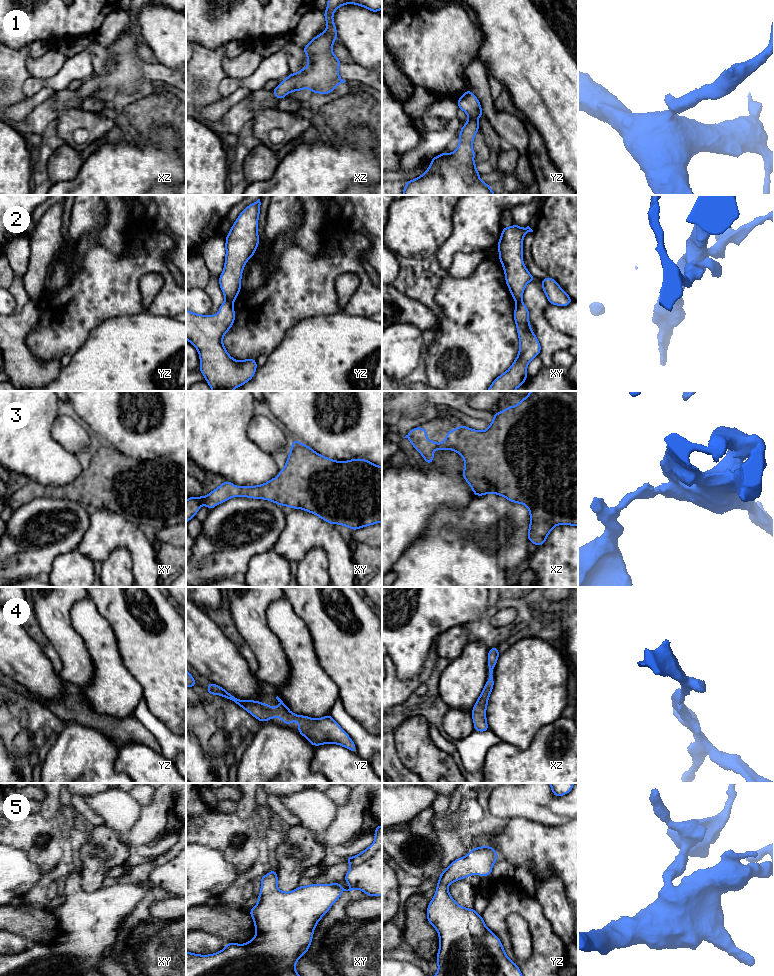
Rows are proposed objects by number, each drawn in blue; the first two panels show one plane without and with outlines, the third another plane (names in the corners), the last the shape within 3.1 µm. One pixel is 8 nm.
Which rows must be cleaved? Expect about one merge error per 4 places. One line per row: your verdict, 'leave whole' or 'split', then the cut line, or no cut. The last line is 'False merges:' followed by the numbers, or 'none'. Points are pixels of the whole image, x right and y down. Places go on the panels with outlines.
1: leave whole; cut none
2: split; cut yz (226, 299), (231, 302)
3: leave whole; cut none
4: leave whole; cut none
5: leave whole; cut none
False merges: 2

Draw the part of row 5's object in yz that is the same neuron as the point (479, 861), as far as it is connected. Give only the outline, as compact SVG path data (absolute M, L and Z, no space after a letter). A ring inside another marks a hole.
M477 847L441 873L435 895L427 907L427 920L439 935L438 971L434 976L522 976L519 967L507 957L500 939L486 927L482 916L474 909L458 905L448 891L449 884L470 875L491 876L498 858L493 847Z

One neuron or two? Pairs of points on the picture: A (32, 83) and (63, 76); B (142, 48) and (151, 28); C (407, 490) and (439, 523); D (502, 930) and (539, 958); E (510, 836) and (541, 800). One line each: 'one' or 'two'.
A: one
B: two
C: two
D: one
E: two

